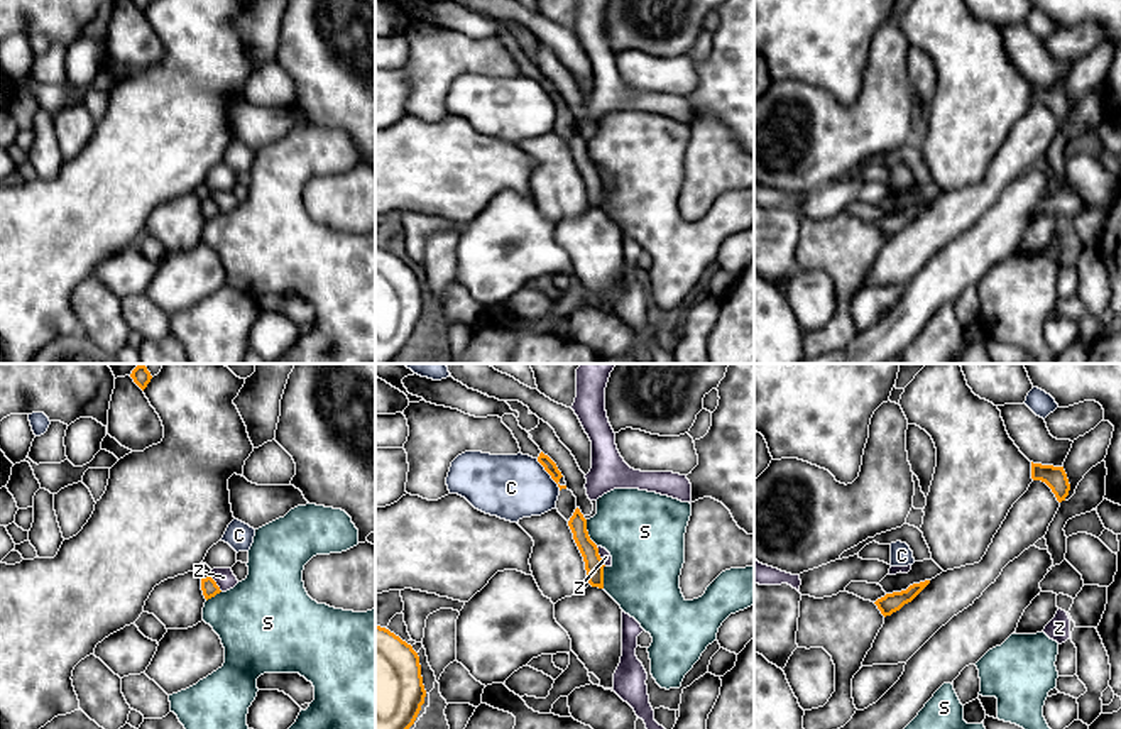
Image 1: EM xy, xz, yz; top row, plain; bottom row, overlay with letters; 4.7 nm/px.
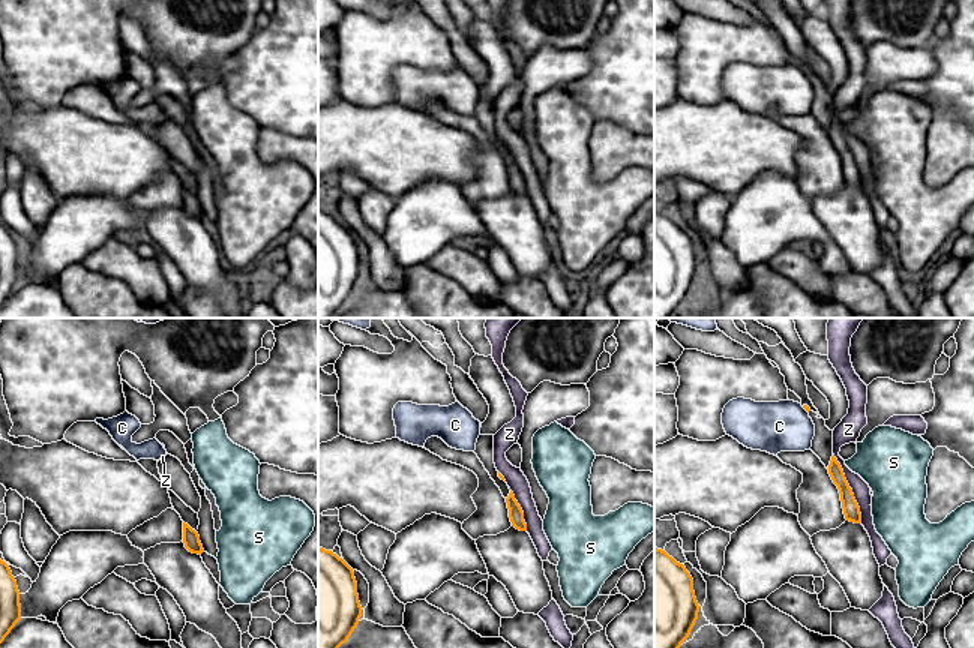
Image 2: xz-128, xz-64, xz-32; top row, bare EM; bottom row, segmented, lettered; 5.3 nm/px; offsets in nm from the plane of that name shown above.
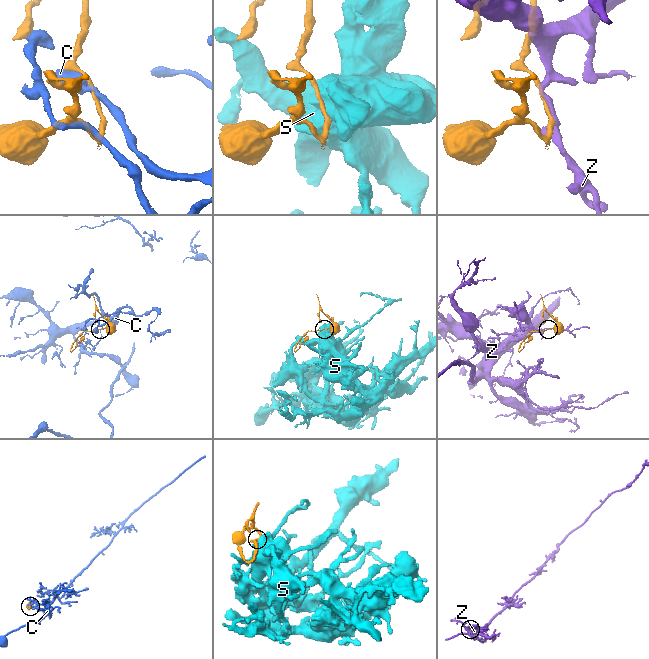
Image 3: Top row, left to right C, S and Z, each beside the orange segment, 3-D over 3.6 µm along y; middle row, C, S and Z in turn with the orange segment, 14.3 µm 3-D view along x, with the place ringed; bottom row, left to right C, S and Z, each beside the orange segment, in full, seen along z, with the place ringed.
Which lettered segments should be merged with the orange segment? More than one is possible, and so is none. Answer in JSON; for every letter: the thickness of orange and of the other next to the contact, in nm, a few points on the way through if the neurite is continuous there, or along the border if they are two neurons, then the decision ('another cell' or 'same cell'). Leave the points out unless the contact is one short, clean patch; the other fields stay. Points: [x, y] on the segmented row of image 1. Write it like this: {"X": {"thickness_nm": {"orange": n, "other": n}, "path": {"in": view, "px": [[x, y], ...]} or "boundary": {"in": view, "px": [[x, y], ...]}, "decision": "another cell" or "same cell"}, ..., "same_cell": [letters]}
{"C": {"thickness_nm": {"orange": 60, "other": 300}, "boundary": {"in": "xz", "px": [[536, 459], [560, 489]]}, "decision": "another cell"}, "S": {"thickness_nm": {"orange": 90, "other": 360}, "decision": "another cell"}, "Z": {"thickness_nm": {"orange": 90, "other": 50}, "decision": "same cell"}, "same_cell": ["Z"]}

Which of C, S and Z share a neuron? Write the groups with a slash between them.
C / S / Z

